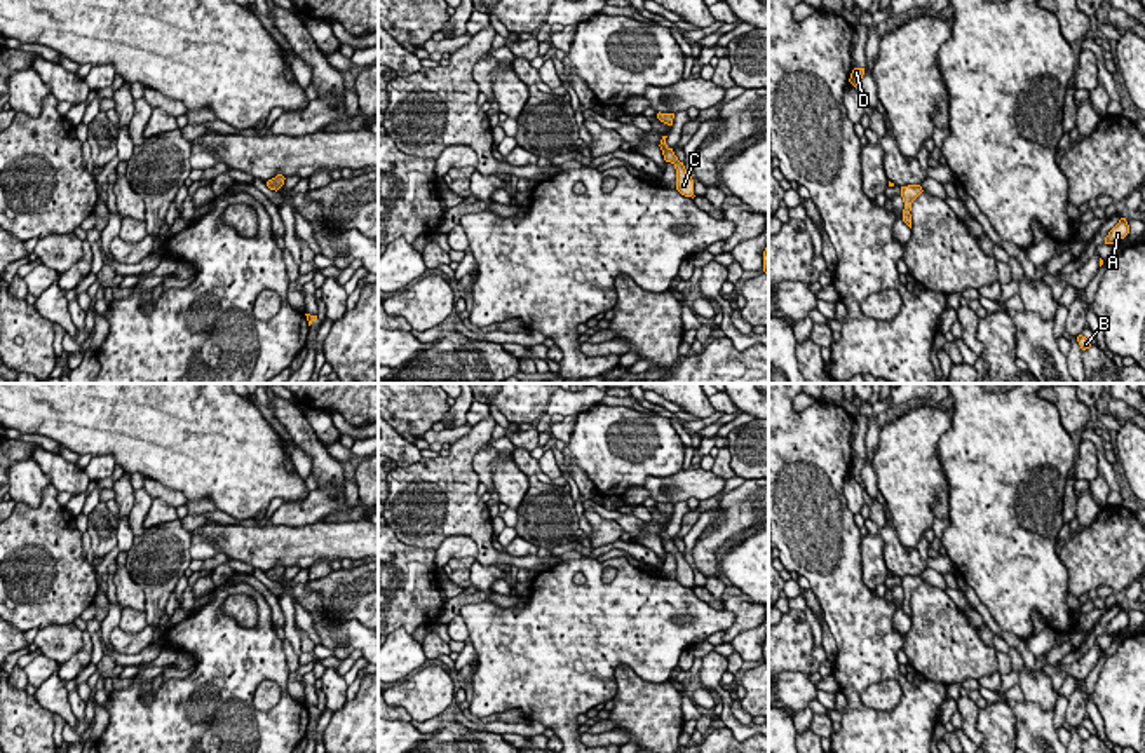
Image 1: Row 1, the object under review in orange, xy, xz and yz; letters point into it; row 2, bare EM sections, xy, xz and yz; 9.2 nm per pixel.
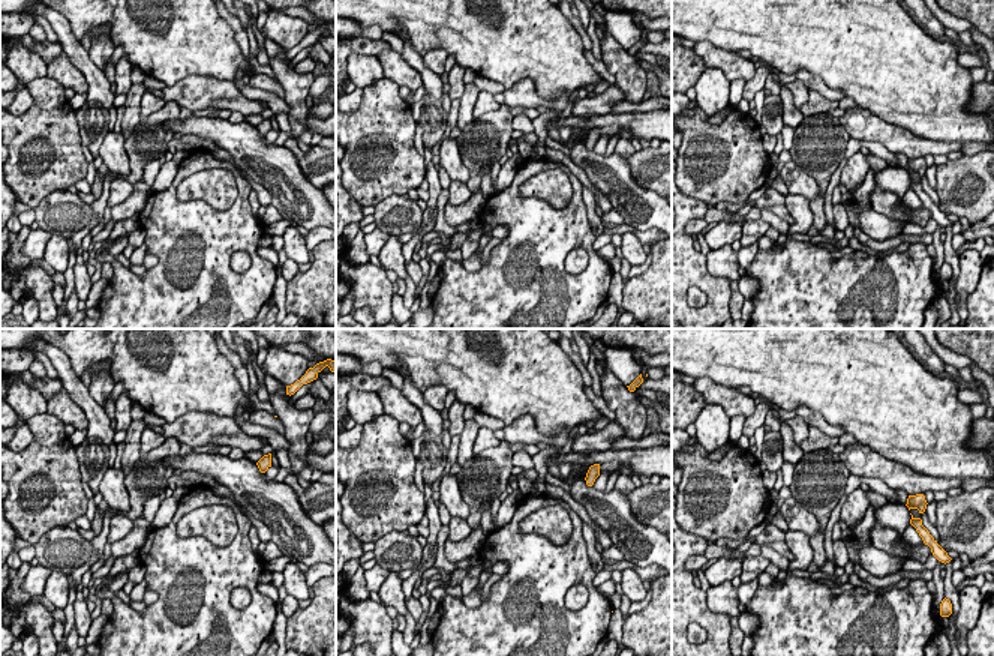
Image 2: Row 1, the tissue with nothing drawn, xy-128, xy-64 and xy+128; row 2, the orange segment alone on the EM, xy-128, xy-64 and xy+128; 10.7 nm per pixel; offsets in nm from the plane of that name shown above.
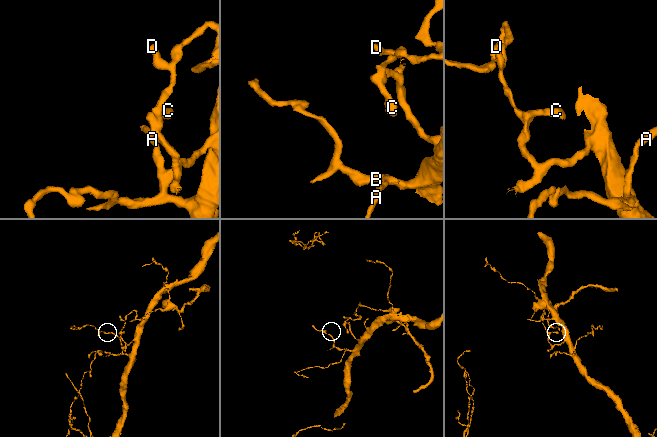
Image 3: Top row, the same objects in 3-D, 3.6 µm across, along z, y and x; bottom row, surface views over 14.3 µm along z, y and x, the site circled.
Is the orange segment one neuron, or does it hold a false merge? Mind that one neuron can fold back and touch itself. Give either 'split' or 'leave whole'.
split

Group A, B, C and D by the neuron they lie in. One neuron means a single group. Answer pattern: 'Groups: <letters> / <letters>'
Groups: A B C / D

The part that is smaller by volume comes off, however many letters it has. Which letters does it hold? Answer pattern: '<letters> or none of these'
D

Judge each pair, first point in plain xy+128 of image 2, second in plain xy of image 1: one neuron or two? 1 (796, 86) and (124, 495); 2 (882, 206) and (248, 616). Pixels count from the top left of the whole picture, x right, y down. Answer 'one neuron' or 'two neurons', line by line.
1: two neurons
2: one neuron

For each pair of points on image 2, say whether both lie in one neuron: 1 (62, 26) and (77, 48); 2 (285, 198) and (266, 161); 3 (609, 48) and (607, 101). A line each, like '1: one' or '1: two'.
1: one
2: one
3: two

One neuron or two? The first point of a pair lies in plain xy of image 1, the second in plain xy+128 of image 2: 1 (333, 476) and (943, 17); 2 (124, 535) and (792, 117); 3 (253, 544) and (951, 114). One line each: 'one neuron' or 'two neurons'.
1: two neurons
2: two neurons
3: two neurons

